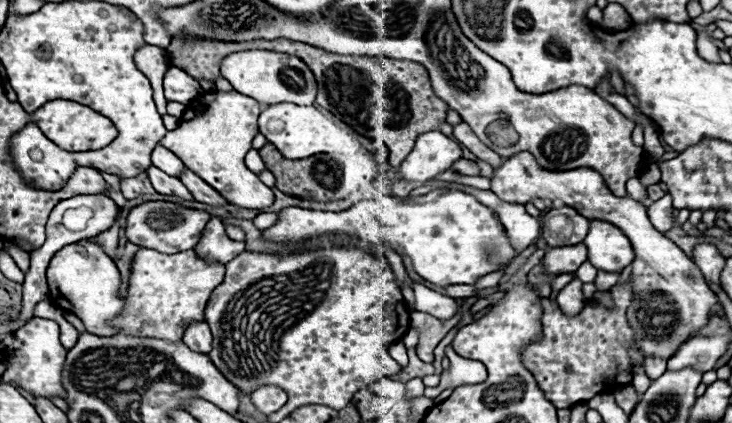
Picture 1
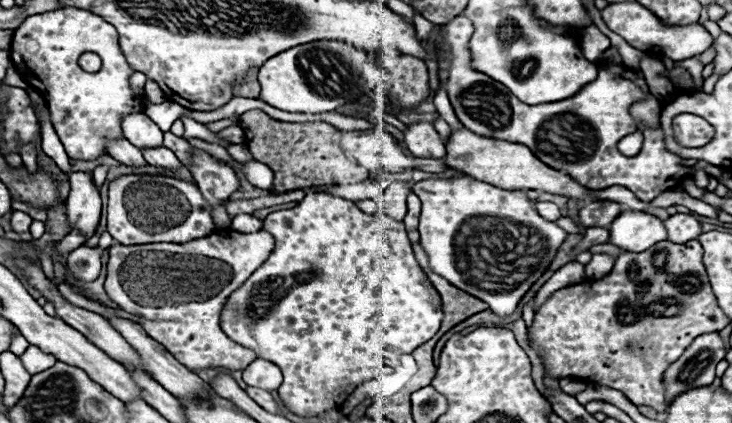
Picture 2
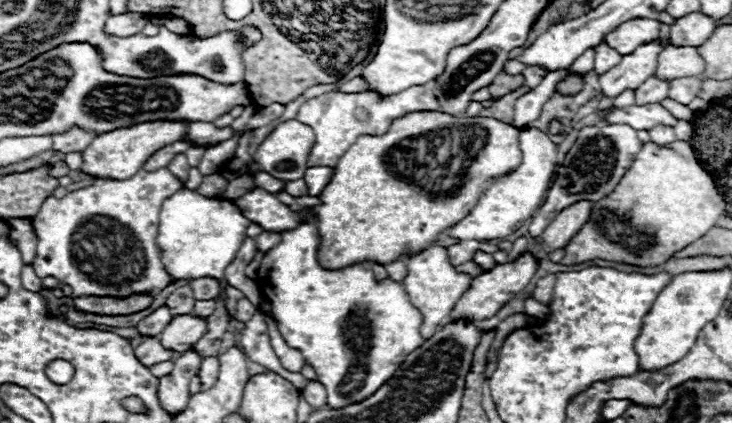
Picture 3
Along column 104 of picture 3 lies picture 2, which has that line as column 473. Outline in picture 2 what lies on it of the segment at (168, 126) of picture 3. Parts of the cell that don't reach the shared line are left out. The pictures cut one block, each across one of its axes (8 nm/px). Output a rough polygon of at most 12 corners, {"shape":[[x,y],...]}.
{"shape":[[452,130],[444,164],[498,188],[588,200],[526,146]]}

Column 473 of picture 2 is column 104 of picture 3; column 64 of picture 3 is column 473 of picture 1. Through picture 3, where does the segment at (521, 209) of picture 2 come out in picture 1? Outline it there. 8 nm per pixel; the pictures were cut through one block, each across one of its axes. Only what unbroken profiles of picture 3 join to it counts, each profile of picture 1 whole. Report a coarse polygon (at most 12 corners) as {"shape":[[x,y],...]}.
{"shape":[[460,190],[380,194],[342,212],[290,206],[264,238],[344,232],[410,256],[420,278],[504,272],[494,210]]}

